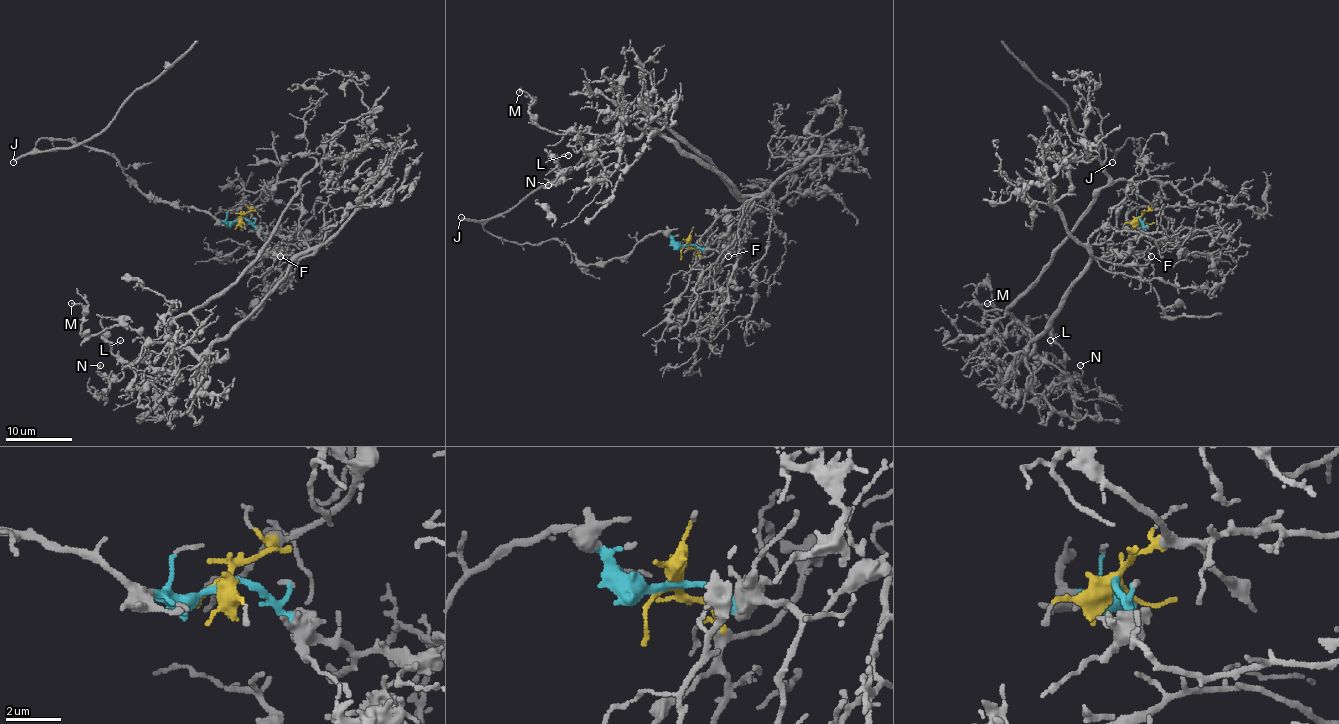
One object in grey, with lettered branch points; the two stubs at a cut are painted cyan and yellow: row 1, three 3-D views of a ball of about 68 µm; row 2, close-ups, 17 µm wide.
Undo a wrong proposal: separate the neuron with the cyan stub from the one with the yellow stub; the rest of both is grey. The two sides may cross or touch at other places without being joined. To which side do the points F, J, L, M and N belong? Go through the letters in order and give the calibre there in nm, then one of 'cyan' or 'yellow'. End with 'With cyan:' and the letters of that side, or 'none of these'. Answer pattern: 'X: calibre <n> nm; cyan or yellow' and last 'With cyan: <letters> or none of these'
F: calibre 90 nm; yellow
J: calibre 240 nm; cyan
L: calibre 190 nm; yellow
M: calibre 160 nm; yellow
N: calibre 170 nm; yellow
With cyan: J

